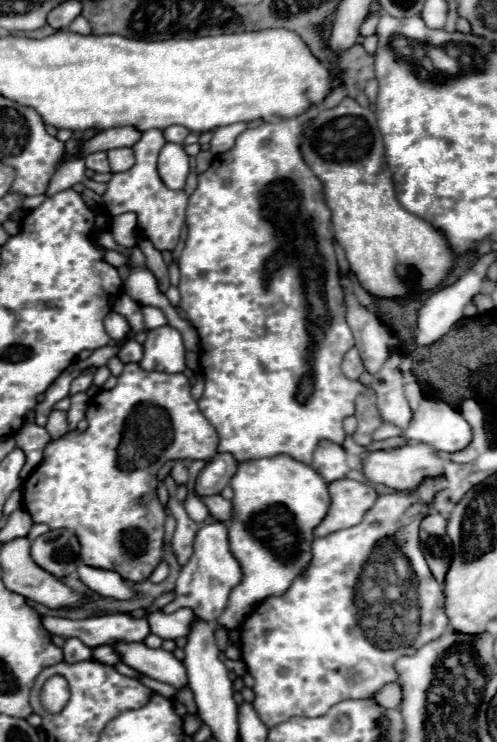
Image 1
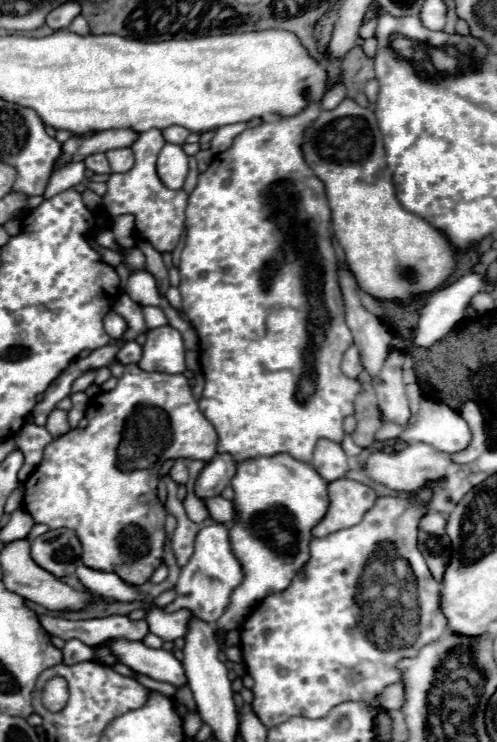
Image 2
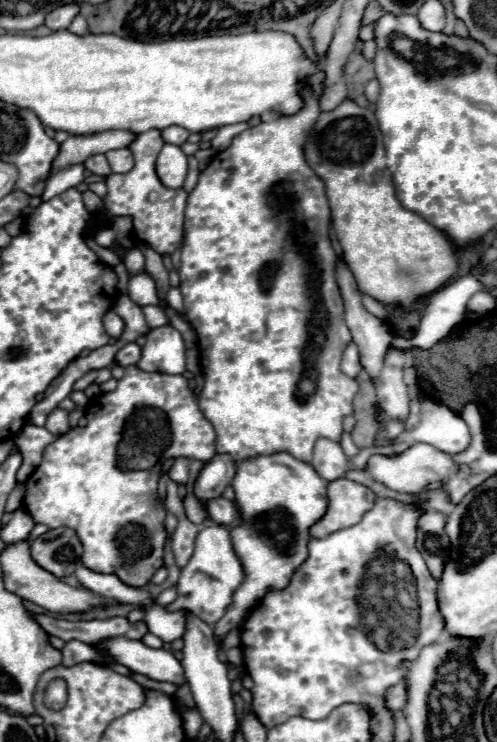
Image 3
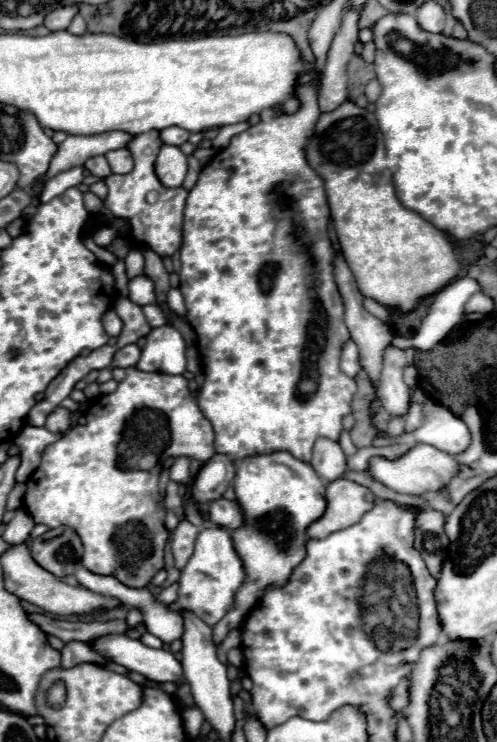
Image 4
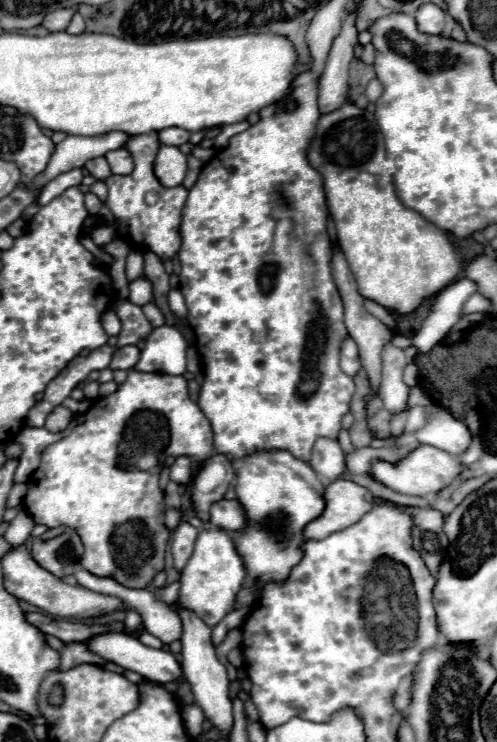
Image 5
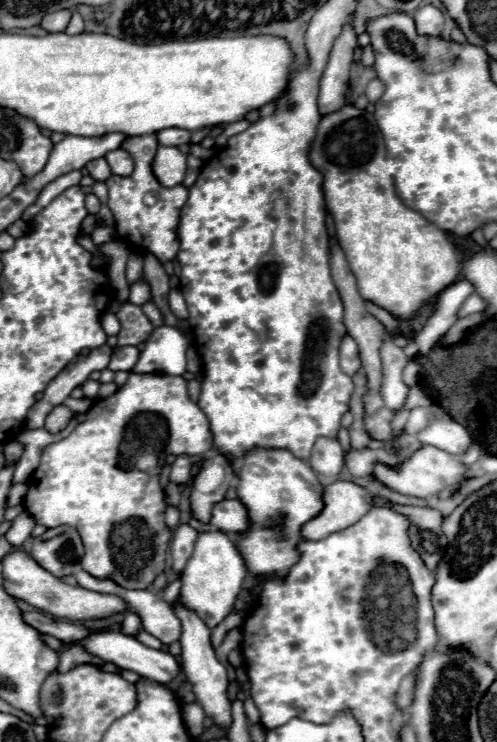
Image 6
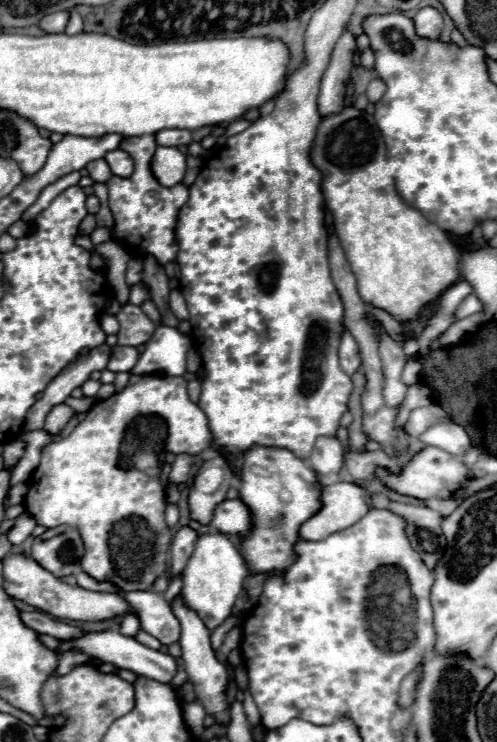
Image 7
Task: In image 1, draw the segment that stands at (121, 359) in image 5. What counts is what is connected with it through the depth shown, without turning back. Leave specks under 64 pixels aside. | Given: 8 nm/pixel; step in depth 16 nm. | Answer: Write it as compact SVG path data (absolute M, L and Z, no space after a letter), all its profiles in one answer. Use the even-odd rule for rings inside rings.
M128 340L122 348L120 348L120 352L118 352L118 356L122 358L122 362L140 362L142 360L142 354L144 354L144 348L142 348L142 344L140 342L136 342L136 340Z

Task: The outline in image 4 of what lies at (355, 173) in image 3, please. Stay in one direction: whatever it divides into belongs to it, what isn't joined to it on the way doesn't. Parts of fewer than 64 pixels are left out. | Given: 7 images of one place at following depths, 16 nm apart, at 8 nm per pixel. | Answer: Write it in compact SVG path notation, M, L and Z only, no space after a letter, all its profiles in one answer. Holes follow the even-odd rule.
M346 100L344 104L340 104L340 108L322 112L316 122L314 134L308 138L306 160L326 184L328 206L332 212L338 242L342 246L342 254L364 296L370 296L384 306L394 306L402 312L408 312L418 304L420 298L438 292L456 276L460 264L450 238L436 226L428 224L420 214L404 208L396 198L392 174L386 168L382 132L368 108L360 108L354 102Z

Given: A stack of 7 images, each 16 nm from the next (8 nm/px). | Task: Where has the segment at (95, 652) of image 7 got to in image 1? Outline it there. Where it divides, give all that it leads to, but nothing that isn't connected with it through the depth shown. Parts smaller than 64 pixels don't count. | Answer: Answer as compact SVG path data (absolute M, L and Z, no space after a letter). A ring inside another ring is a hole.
M114 644L114 650L122 656L124 664L154 680L166 682L176 690L182 690L188 684L184 664L168 650L152 650L144 644Z

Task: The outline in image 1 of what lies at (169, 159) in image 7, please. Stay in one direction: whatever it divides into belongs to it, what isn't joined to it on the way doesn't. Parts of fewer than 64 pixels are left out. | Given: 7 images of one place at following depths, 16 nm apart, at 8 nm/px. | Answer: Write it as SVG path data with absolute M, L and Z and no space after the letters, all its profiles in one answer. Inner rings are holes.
M166 144L160 152L158 172L162 182L172 190L182 190L190 172L190 158L182 144Z

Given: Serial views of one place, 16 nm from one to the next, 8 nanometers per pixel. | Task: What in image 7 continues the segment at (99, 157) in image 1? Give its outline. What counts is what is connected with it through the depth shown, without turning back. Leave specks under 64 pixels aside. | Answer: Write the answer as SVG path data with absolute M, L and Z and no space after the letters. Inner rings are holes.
M104 158L88 162L86 170L90 172L90 176L92 176L94 182L106 182L106 180L110 180L110 176L112 176L112 172L110 172L110 168L108 168L108 164L106 164Z

